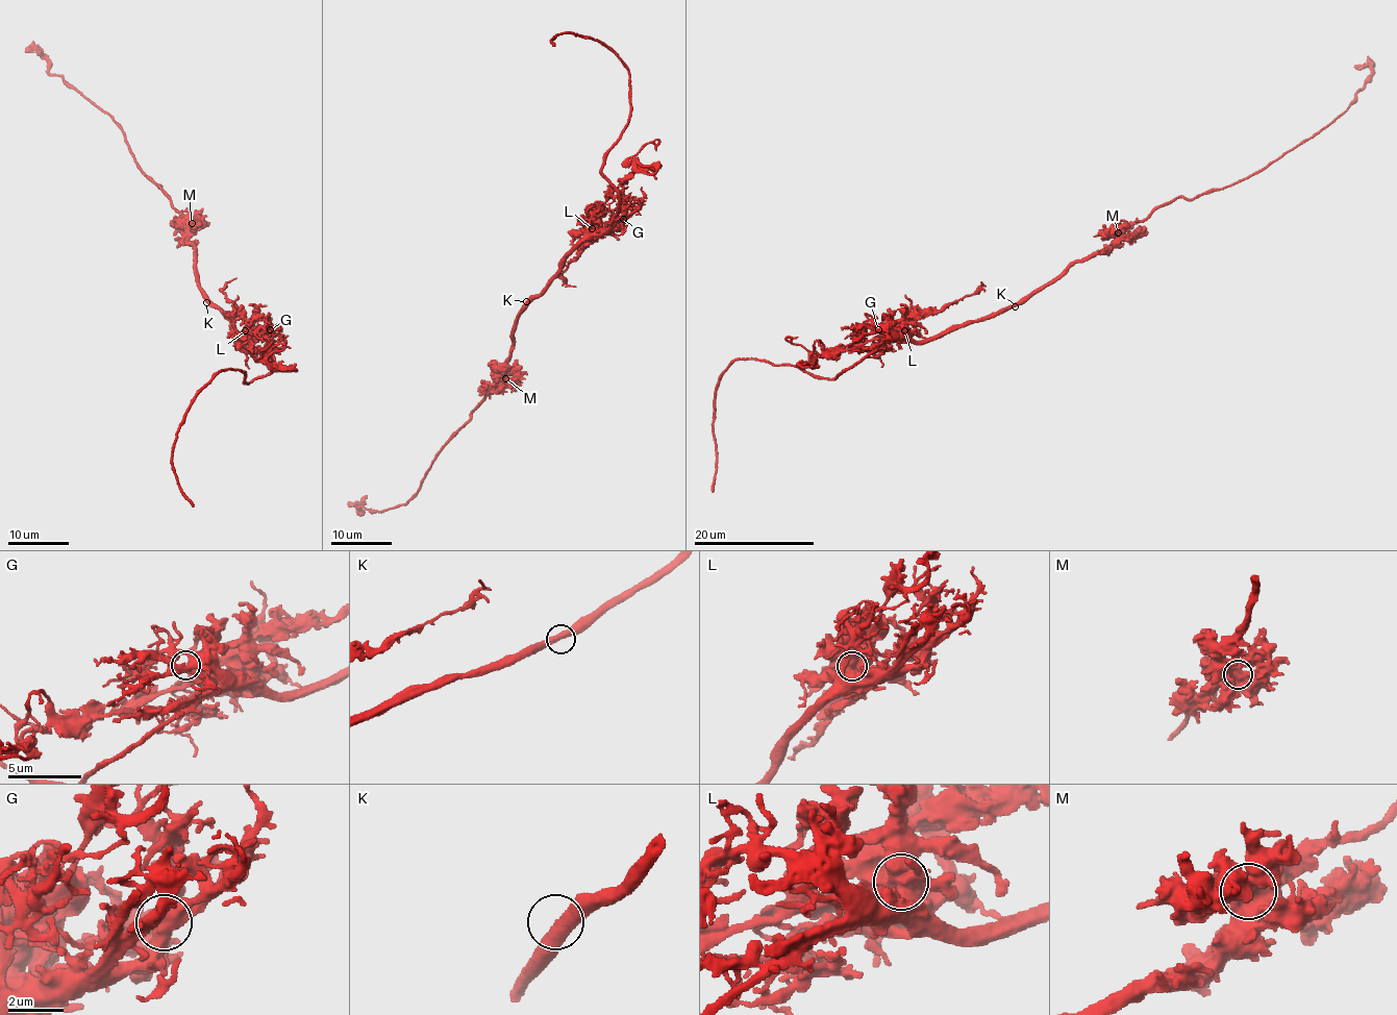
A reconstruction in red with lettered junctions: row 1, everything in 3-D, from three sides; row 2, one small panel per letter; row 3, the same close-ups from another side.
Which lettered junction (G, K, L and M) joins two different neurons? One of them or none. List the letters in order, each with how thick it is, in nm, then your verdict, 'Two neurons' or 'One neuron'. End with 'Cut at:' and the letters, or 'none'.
G: Thickness 440 nm. One neuron
K: Thickness 440 nm. One neuron
L: Thickness 1000 nm. Two neurons
M: Thickness 1150 nm. One neuron
Cut at: L

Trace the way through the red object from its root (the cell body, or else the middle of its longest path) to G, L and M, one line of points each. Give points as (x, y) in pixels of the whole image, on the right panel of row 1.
G: (1015, 304), (957, 324), (927, 341), (896, 340), (878, 329)
L: (1015, 304), (957, 324), (934, 338), (916, 342), (904, 330)
M: (1015, 304), (1078, 262), (1102, 252), (1118, 232)

